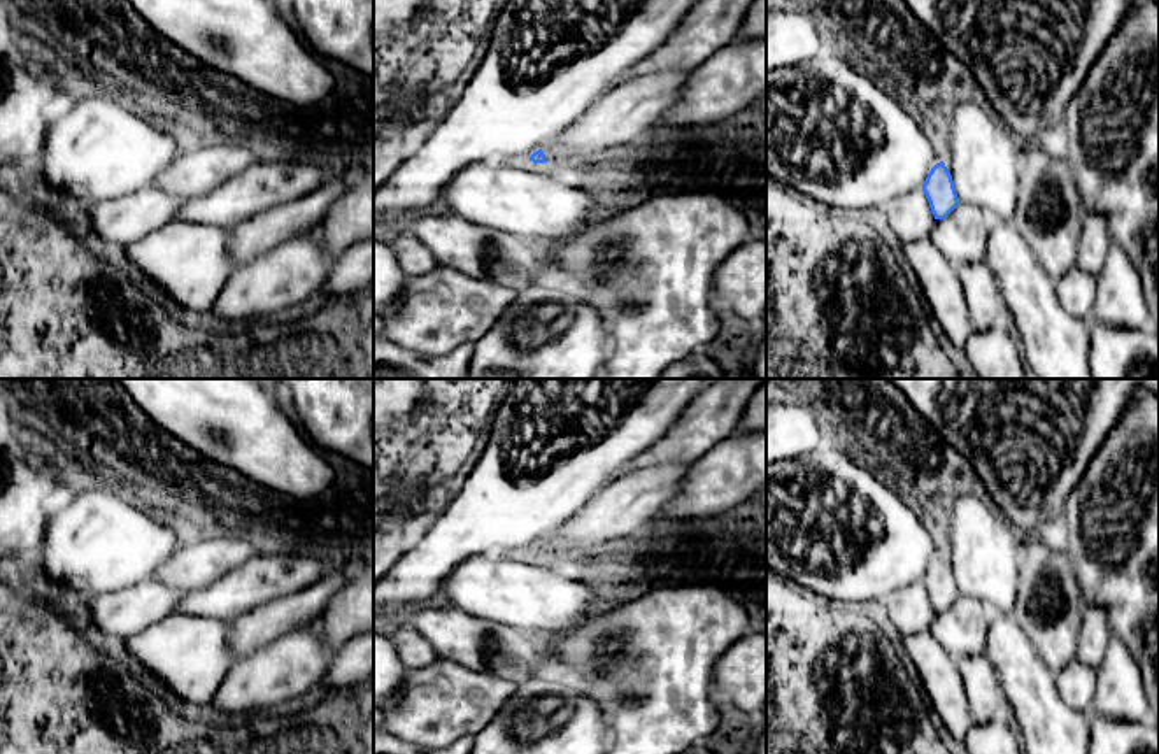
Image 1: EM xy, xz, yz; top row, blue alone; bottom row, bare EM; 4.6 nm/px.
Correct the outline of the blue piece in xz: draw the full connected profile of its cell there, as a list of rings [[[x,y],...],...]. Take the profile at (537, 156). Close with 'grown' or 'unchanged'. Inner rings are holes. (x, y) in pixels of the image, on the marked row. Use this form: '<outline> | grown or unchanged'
[[[661,70],[614,86],[530,161],[577,165],[629,146],[677,102],[689,74]]] | grown

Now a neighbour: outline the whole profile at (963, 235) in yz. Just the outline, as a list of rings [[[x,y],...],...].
[[[959,203],[945,219],[936,219],[929,238],[954,265],[984,261],[989,224],[978,207]]]

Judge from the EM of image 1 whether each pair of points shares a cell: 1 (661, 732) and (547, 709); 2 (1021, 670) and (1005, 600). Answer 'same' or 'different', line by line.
1: different
2: different

